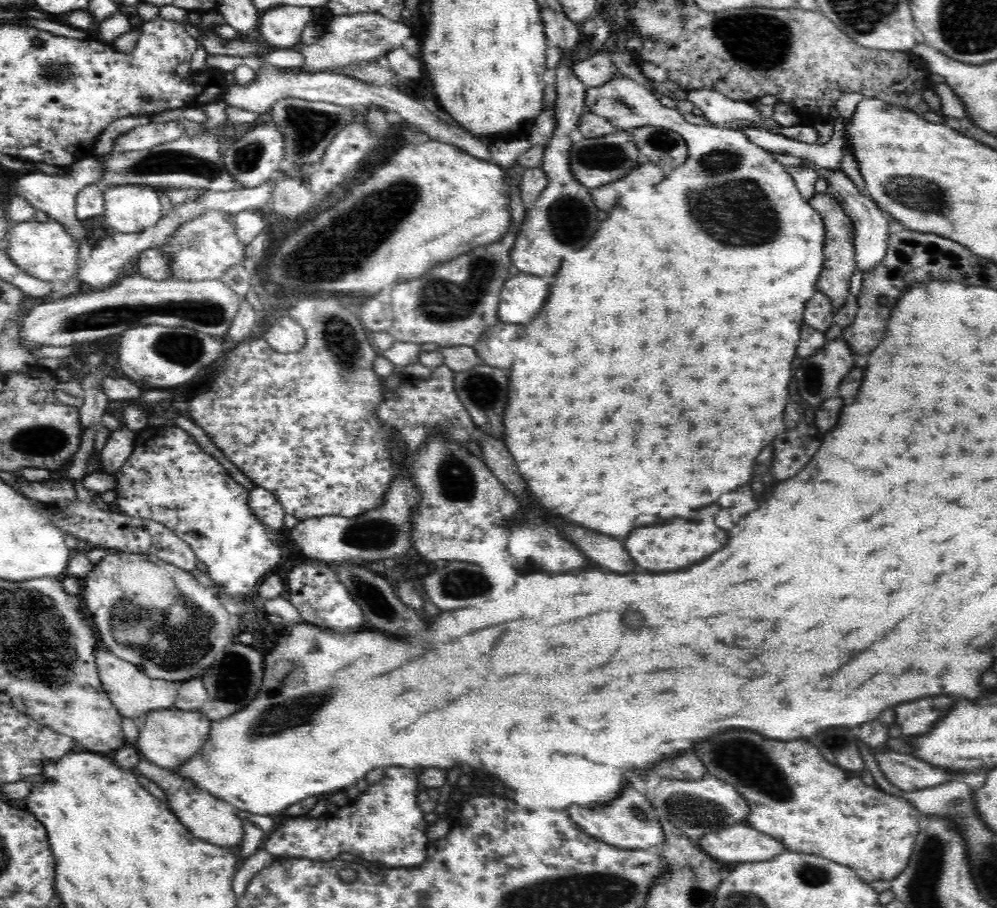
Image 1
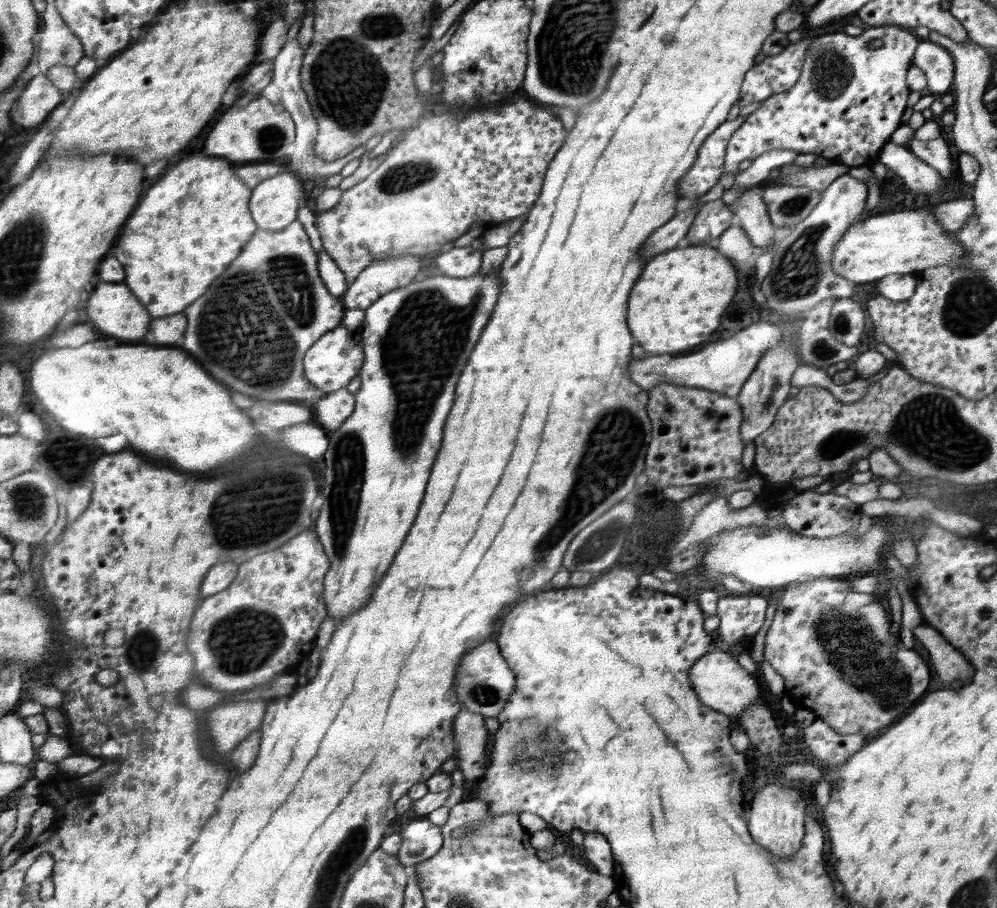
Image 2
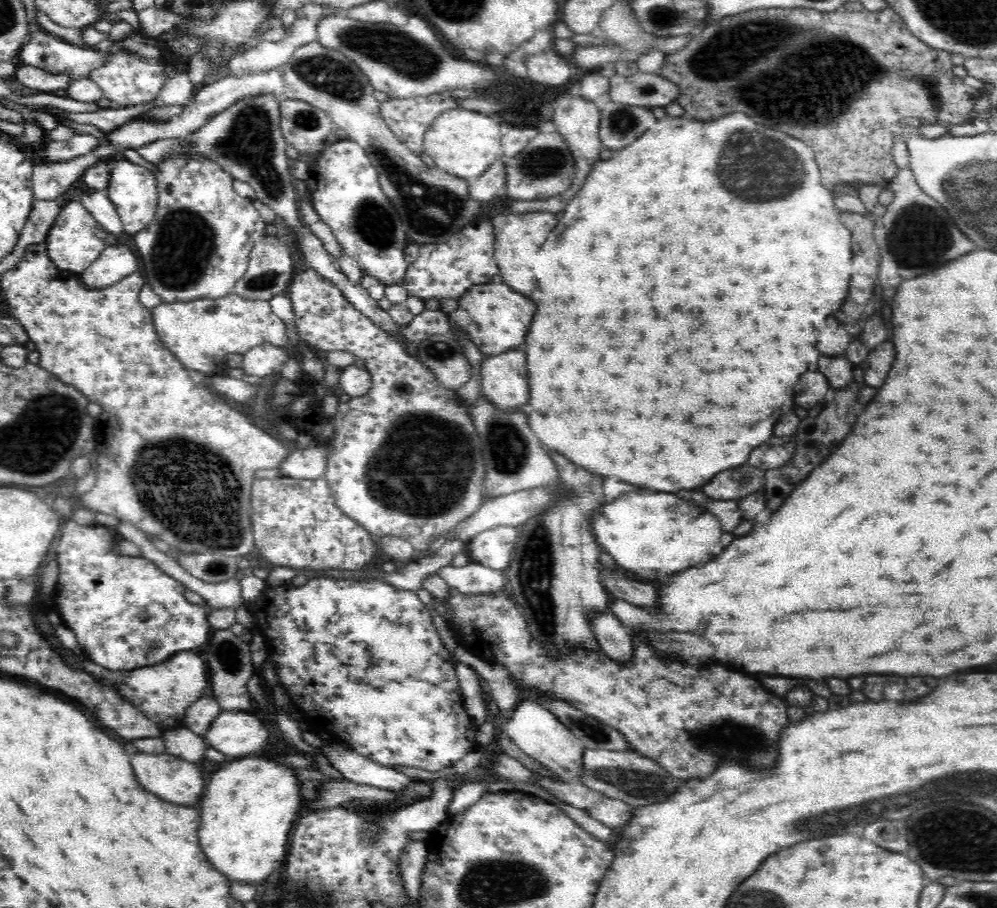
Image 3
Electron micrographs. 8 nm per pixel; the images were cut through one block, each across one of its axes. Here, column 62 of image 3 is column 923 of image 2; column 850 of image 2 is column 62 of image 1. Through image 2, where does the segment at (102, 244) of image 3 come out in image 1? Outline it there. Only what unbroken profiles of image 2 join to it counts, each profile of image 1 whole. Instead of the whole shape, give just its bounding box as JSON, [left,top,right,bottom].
[5,220,77,282]

